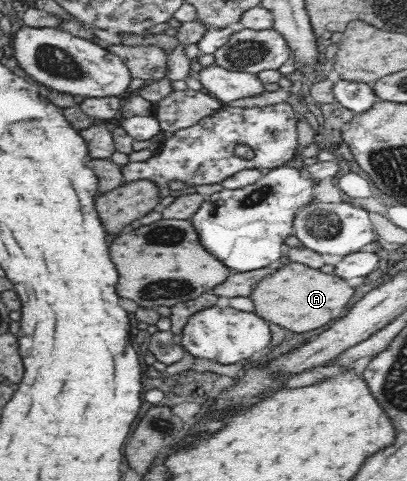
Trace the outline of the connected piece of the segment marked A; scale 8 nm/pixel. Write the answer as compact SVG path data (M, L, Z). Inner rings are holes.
M289 263L276 274L260 280L248 297L254 302L253 310L260 318L292 332L308 332L338 317L352 294L354 290L338 276L322 274L320 270L308 268L304 264Z

